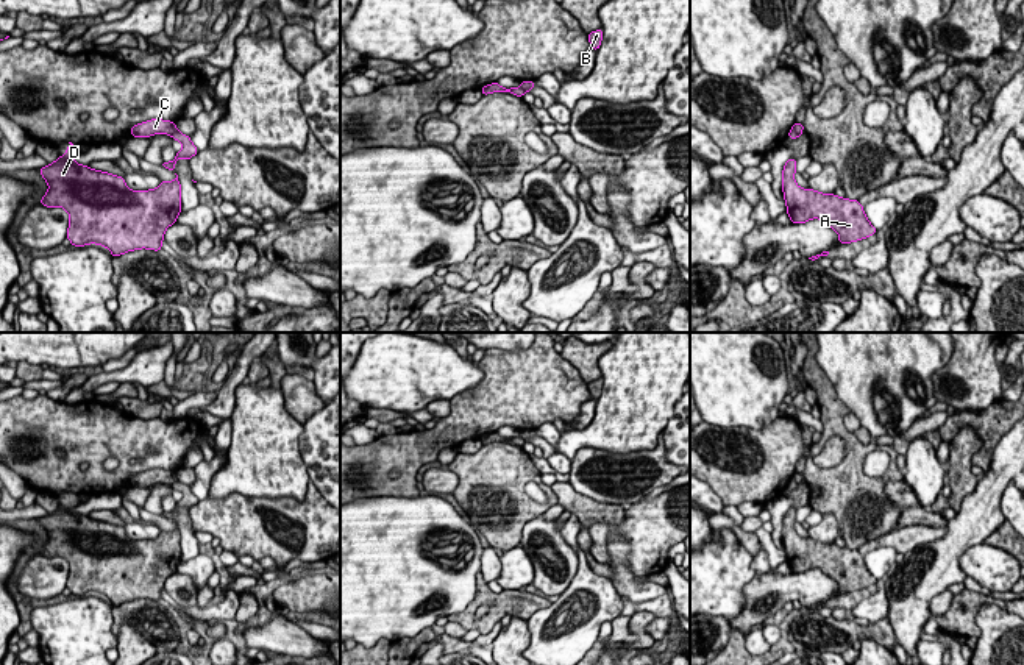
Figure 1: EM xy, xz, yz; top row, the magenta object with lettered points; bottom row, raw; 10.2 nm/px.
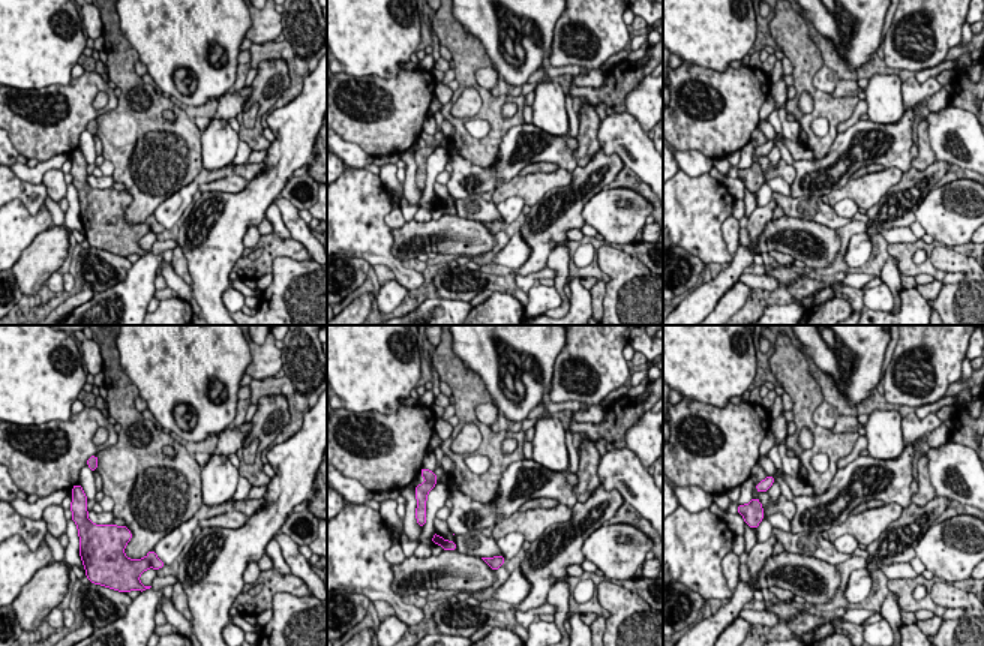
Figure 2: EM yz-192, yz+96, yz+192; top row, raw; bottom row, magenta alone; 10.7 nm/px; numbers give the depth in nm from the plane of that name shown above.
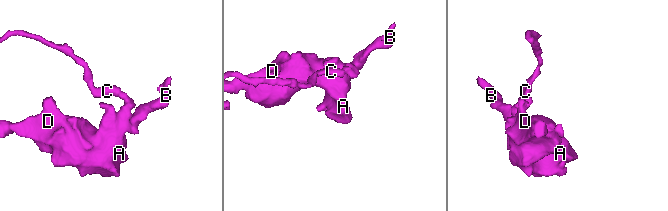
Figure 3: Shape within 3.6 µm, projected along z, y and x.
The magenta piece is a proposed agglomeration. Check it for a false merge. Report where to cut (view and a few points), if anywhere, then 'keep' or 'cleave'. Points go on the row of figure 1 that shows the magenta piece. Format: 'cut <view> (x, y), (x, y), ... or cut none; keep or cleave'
cut xy (177, 130), (170, 135); cleave

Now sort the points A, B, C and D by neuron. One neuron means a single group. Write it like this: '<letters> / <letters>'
A B D / C

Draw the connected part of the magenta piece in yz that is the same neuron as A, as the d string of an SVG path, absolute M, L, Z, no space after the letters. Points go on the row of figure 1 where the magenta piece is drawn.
M790 158L782 172L782 190L791 223L820 219L838 233L840 244L862 240L877 233L857 200L802 189L795 181L796 159Z

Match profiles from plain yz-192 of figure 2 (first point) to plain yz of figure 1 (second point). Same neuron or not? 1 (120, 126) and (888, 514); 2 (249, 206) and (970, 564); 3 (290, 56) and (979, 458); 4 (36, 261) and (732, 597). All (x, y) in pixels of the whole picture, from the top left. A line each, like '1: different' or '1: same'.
1: same
2: different
3: same
4: different

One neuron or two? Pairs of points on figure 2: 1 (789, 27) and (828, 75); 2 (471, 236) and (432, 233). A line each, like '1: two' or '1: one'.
1: two
2: one

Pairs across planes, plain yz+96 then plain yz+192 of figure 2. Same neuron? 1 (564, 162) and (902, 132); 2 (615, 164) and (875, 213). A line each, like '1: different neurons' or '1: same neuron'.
1: same neuron
2: same neuron

